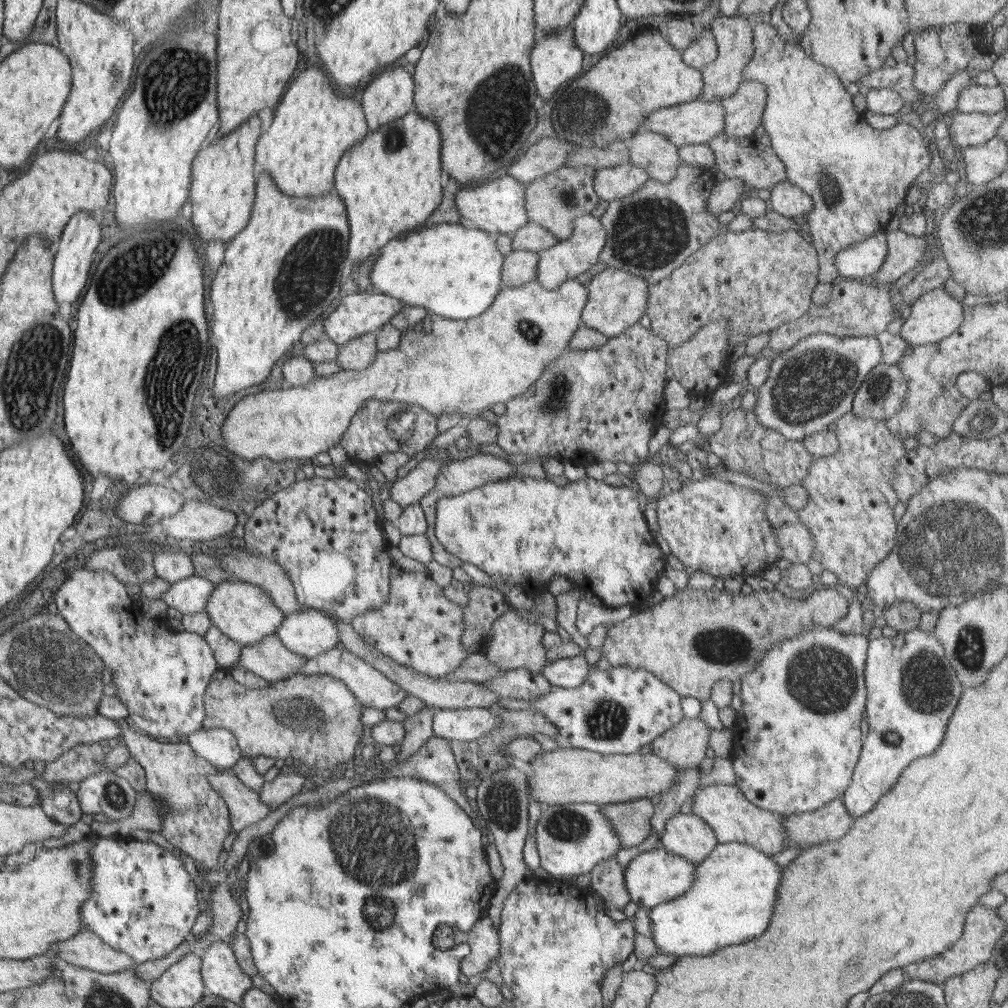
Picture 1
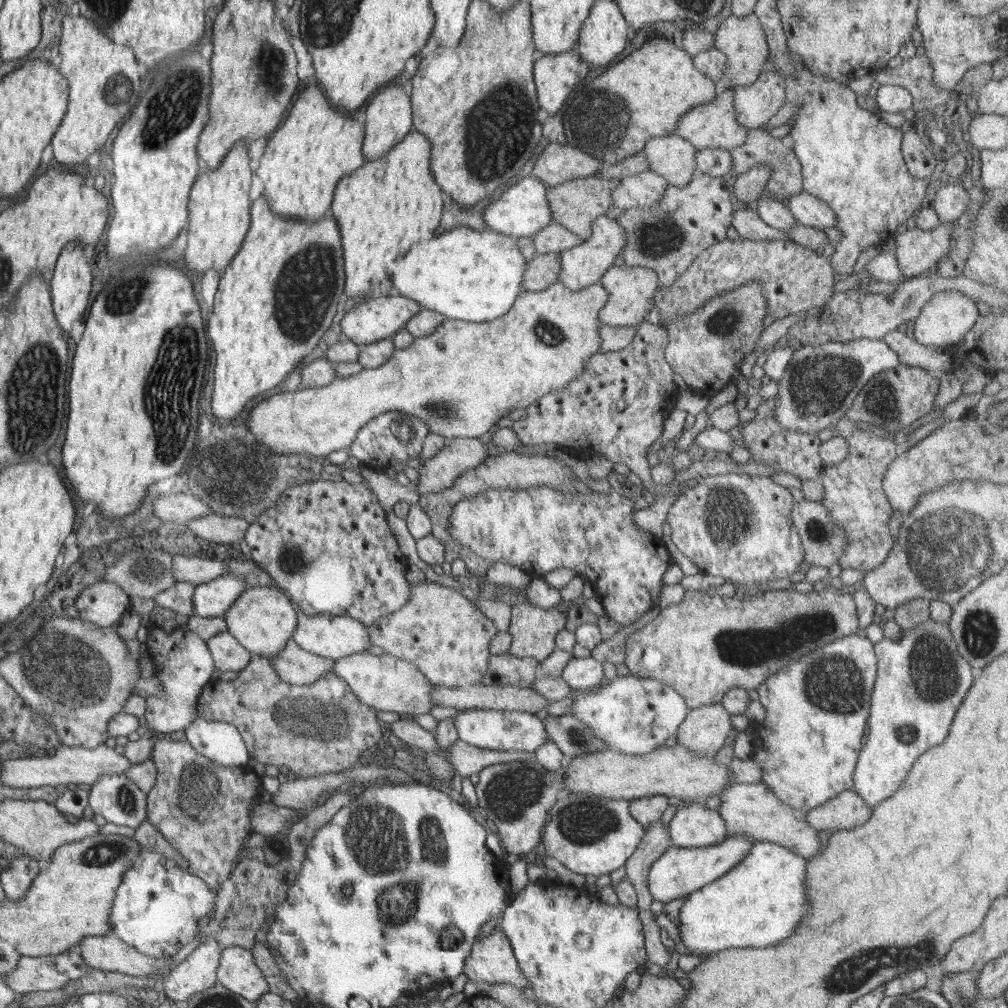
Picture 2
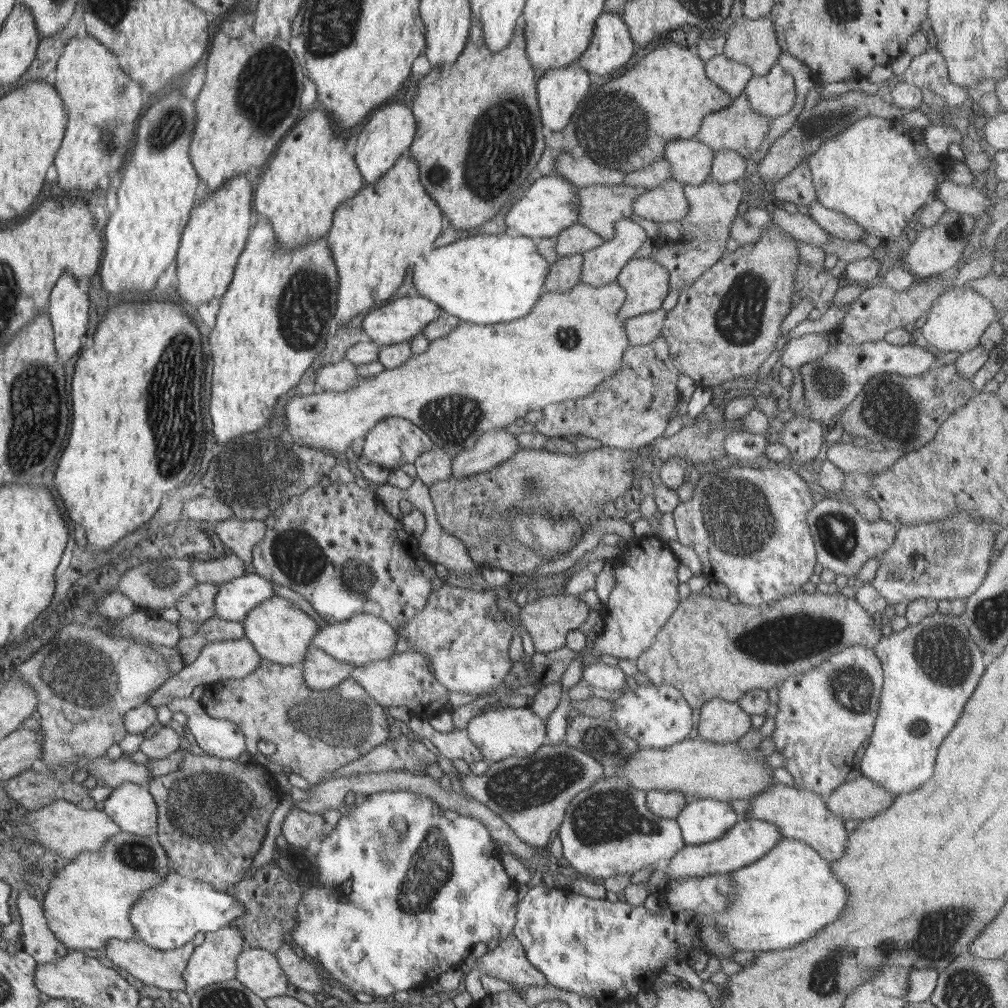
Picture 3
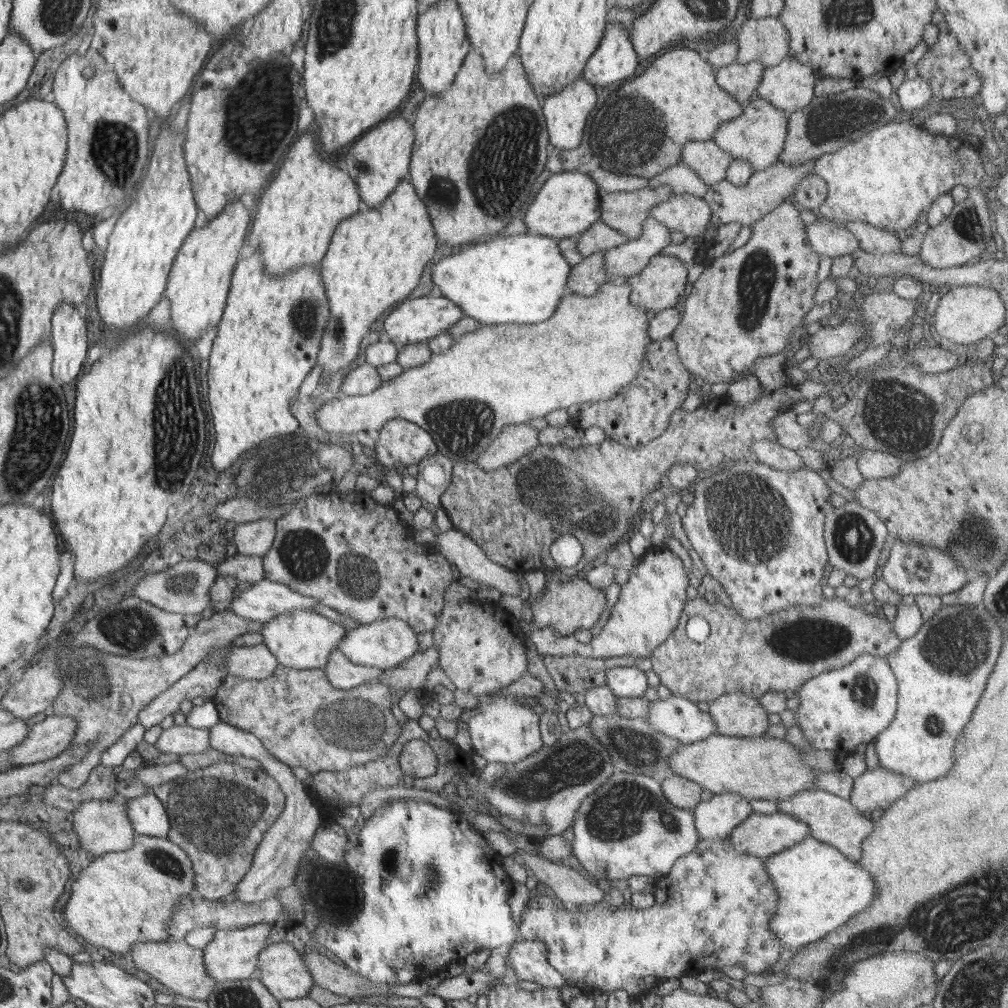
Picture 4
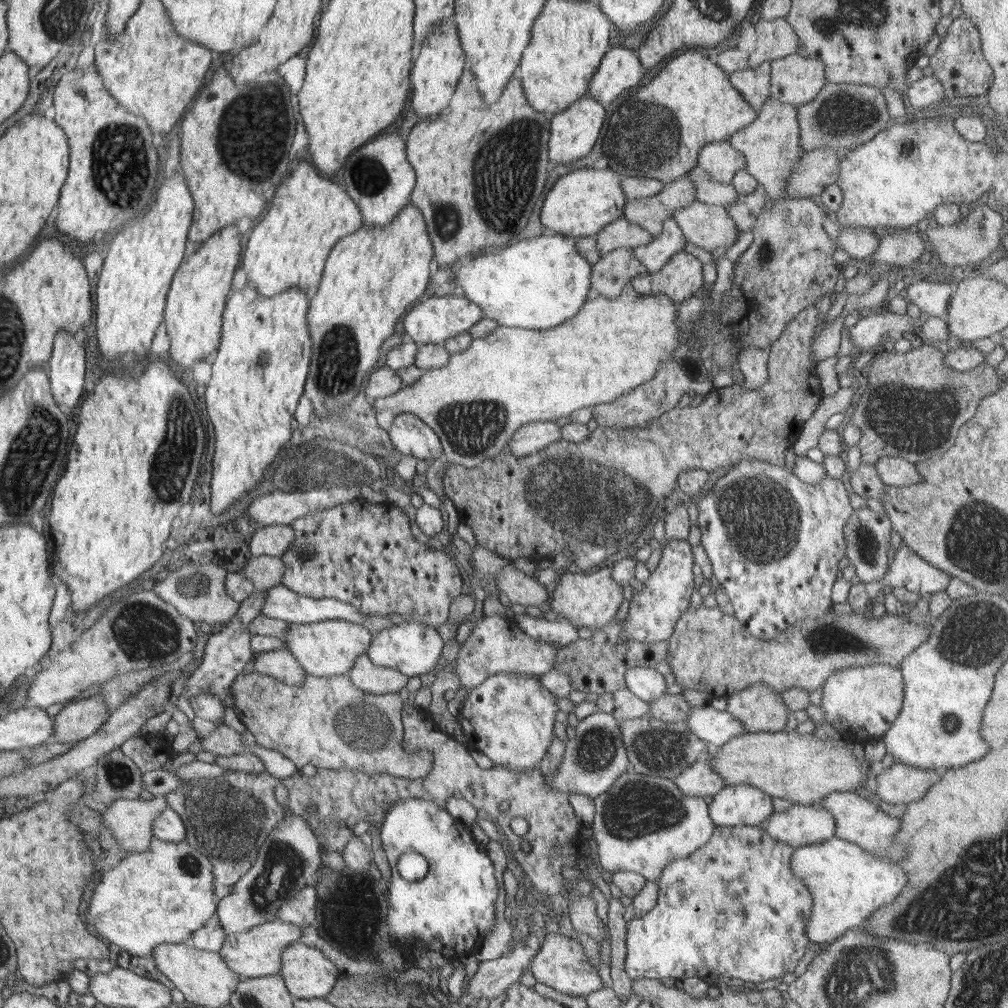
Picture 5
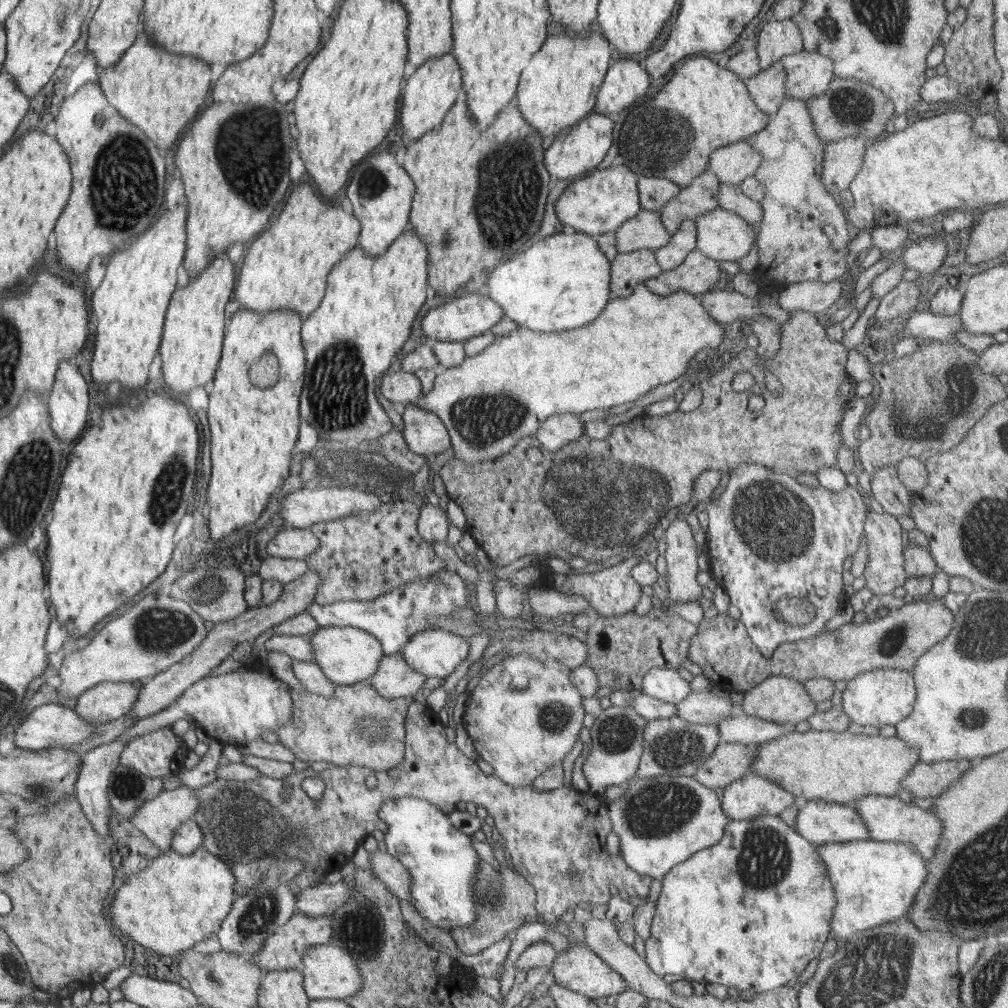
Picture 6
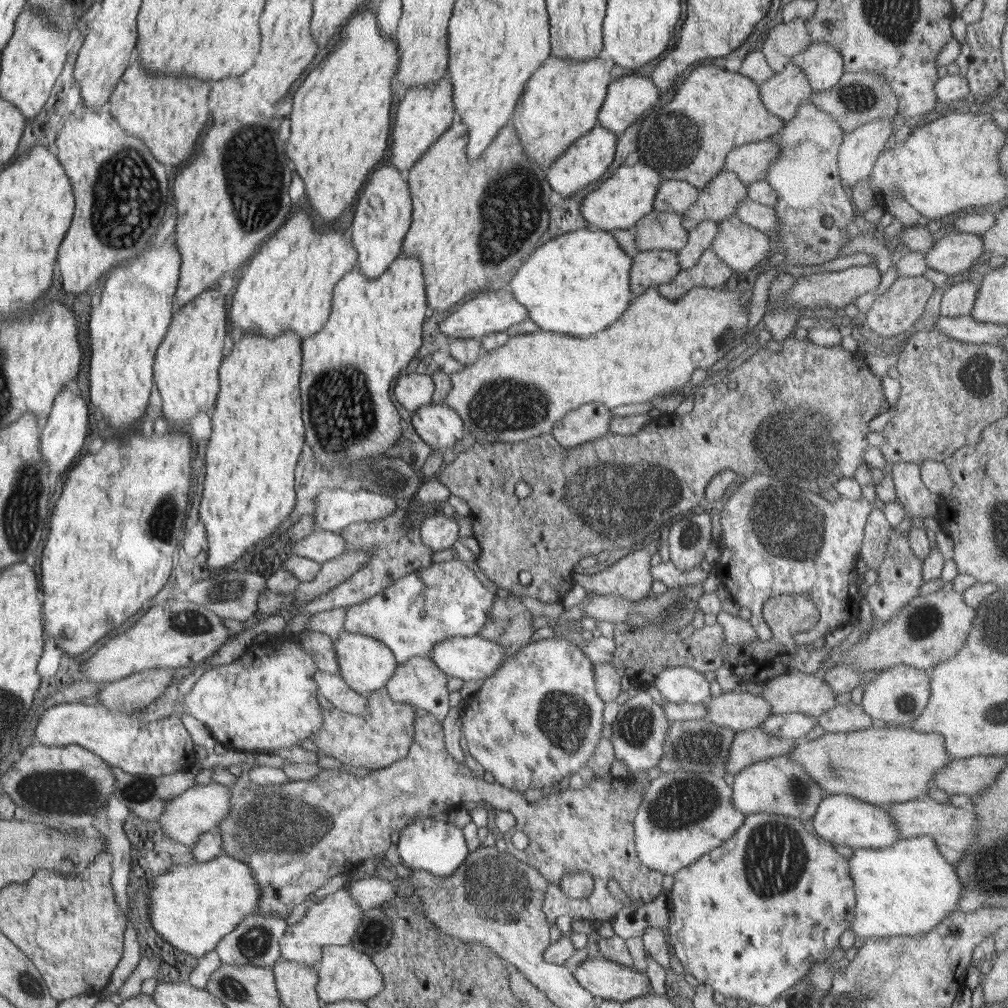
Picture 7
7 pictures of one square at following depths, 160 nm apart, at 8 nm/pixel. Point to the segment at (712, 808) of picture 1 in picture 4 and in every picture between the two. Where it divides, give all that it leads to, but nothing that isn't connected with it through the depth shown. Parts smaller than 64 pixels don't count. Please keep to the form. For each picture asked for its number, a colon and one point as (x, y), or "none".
2: (753, 810)
3: (804, 816)
4: (833, 820)

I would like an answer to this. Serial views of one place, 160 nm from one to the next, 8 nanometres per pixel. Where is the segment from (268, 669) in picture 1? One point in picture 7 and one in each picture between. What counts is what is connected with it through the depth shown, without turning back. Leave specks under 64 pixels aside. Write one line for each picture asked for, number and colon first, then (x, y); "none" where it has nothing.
2: (297, 665)
3: (321, 671)
4: (342, 671)
5: (381, 680)
6: (395, 678)
7: (420, 682)

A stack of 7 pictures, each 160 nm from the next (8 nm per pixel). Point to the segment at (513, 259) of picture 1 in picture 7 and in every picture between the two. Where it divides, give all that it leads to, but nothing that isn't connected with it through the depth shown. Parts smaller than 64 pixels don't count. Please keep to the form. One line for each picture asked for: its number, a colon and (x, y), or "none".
2: (542, 271)
3: (565, 274)
4: (588, 276)
5: (616, 269)
6: (628, 269)
7: (649, 268)

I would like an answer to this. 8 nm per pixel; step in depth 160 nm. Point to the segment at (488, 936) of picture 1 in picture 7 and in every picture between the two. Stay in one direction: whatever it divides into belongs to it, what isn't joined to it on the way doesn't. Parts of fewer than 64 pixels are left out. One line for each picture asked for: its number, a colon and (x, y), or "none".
2: (492, 960)
3: (508, 961)
4: (529, 959)
5: (561, 963)
6: (579, 968)
7: (611, 981)

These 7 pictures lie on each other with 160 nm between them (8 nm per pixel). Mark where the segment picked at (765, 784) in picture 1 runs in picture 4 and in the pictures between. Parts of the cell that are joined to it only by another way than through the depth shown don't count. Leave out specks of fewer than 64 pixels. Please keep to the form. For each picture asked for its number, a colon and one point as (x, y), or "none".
2: (816, 710)
3: (824, 715)
4: (839, 709)

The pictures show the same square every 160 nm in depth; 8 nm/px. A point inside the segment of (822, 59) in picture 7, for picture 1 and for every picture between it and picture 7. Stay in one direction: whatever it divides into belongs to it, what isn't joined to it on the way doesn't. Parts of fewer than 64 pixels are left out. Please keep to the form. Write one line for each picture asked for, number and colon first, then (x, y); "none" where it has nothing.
1: (743, 110)
2: (756, 103)
3: (774, 94)
4: (789, 85)
5: (795, 79)
6: (809, 74)

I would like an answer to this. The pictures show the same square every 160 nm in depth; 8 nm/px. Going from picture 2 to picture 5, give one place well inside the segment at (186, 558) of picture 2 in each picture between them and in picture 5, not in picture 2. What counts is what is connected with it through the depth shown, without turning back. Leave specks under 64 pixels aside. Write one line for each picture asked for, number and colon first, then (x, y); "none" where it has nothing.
3: (222, 570)
4: (247, 569)
5: (265, 571)

